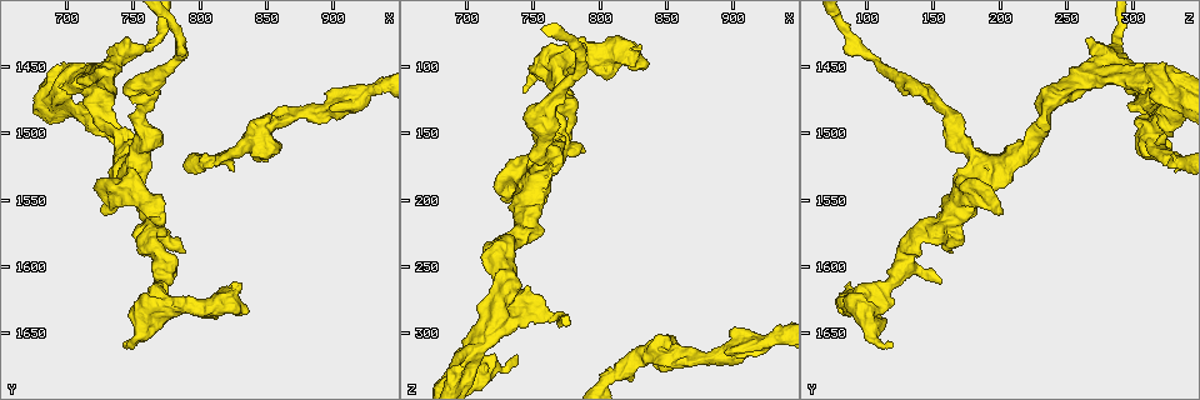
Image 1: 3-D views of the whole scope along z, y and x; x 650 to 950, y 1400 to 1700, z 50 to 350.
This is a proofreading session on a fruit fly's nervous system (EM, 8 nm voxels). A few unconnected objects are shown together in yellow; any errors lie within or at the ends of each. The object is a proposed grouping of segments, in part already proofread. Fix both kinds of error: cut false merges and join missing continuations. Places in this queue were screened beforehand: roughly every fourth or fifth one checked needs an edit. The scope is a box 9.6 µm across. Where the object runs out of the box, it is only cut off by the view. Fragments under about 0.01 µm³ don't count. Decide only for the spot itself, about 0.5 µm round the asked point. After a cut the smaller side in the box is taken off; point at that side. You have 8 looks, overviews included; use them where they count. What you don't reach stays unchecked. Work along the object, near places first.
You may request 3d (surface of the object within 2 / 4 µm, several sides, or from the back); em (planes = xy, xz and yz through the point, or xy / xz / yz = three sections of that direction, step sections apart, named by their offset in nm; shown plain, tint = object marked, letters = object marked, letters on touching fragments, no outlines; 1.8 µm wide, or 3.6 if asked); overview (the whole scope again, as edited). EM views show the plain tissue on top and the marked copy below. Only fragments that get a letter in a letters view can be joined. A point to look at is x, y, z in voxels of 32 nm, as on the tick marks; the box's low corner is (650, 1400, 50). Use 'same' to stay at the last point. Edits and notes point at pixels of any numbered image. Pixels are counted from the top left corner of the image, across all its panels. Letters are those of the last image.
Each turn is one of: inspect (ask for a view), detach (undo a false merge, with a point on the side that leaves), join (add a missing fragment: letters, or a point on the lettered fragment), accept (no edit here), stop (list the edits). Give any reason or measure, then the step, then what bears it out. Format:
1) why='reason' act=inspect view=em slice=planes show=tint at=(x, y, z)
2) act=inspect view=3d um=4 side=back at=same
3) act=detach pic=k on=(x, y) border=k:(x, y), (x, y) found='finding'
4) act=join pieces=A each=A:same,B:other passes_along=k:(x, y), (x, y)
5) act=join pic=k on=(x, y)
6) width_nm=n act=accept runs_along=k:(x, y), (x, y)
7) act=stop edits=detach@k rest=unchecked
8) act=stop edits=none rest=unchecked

why='free end' act=inspect view=3d um=2 at=(736, 1506, 318)

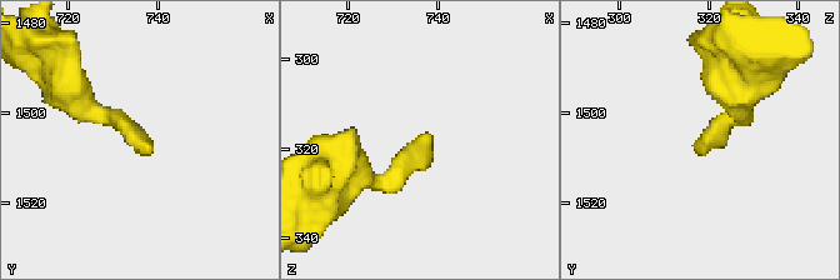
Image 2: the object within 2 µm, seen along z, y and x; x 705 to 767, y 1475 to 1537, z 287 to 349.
why='shape alone is not enough' act=inspect view=em slice=planes show=letters at=(738, 1507, 316)

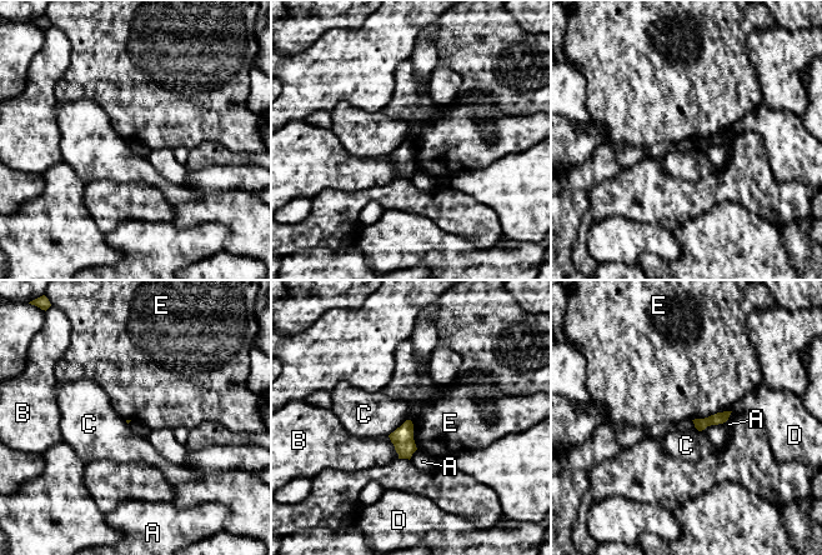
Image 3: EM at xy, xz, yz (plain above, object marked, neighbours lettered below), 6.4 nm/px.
act=accept each=A:other,B:other,C:other,D:other,E:other border=3:(731, 410), (691, 420) found='no lettered fragment goes on from it'

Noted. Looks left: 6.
act=inspect view=em slice=planes show=letters at=(816, 1518, 330)

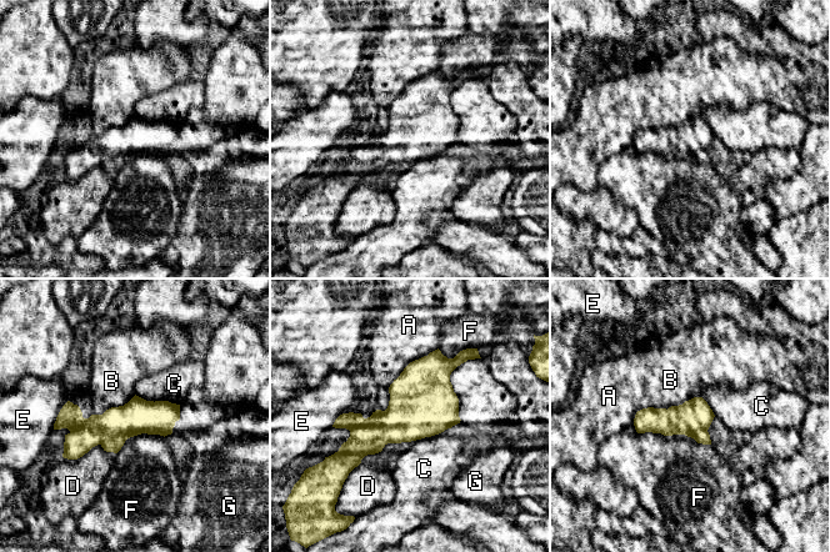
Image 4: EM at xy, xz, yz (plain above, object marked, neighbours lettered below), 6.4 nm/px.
width_nm=240 act=accept each=A:other,B:other,C:other,D:other,E:other,F:other,G:other found='all the same neuron'

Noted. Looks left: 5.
why='a fork' act=inspect view=em slice=planes show=tint at=(768, 1570, 156)

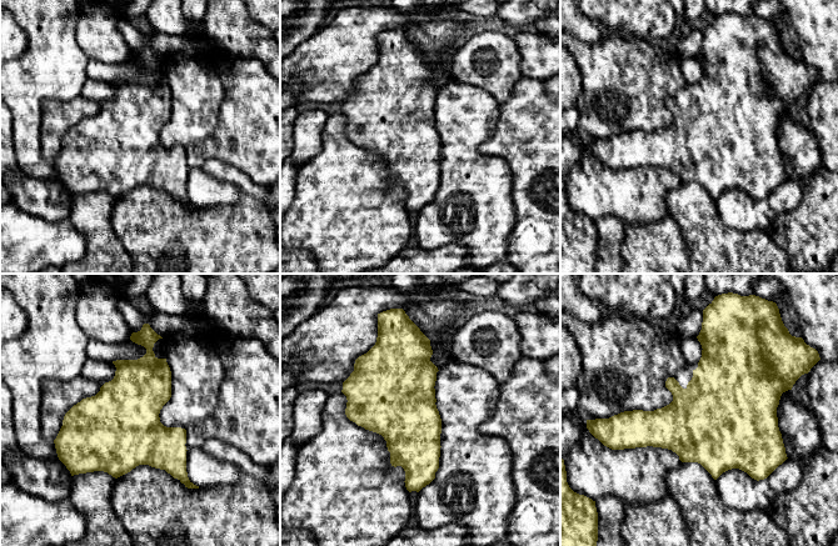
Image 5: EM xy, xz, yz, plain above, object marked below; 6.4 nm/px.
why='what lies round it' act=inspect view=em slice=planes show=letters at=same

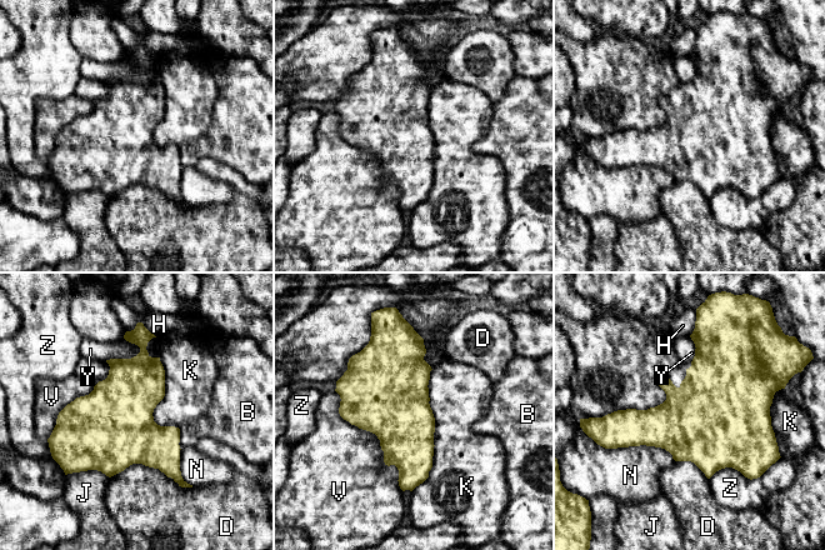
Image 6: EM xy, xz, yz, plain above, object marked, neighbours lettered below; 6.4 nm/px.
width_nm=460 act=accept each=B:other,D:other,H:other,J:other,K:other,N:other,V:other,Y:other,Z:other border=6:(160, 358), (164, 398), (153, 416) found='one neuron here'

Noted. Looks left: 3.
act=stop edits=none rest=unchecked

